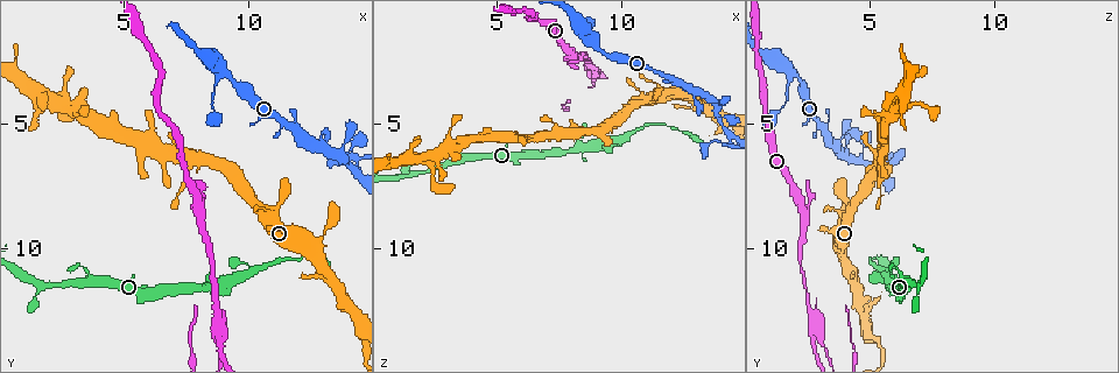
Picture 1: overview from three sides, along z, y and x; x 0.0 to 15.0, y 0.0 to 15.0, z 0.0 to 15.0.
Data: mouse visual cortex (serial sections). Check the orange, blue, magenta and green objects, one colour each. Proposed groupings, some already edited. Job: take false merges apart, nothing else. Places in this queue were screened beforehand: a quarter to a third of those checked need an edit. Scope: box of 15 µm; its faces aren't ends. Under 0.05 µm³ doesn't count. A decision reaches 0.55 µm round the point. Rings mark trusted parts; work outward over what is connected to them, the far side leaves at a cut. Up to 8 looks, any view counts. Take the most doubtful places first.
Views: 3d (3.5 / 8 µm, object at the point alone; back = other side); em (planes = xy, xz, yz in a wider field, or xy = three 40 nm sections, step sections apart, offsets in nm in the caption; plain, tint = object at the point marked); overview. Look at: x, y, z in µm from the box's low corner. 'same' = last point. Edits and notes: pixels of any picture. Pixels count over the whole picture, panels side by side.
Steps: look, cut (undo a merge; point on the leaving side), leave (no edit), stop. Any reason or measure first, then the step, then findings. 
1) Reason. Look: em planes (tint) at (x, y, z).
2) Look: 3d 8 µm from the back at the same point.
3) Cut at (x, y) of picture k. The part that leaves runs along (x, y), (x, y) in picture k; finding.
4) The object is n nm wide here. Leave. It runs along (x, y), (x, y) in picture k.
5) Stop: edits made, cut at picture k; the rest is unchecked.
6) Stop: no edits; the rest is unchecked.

Three arms meet. Look: 3d 3.5 µm at (14.3, 6.8, 5.3).

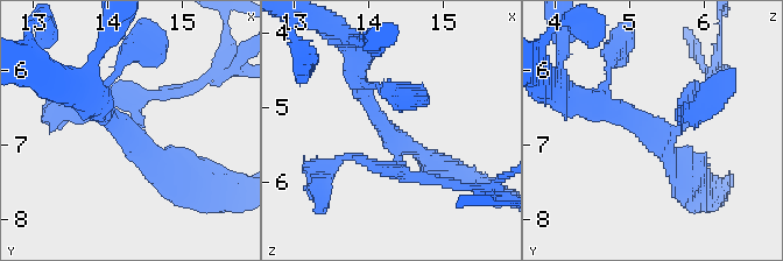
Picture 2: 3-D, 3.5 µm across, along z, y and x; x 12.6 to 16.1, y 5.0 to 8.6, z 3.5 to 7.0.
3 arms meet here; the arms are 150, 250, 250 nm wide. Look: em xy step 5 (tint) at (14.25, 6.85, 5.35).

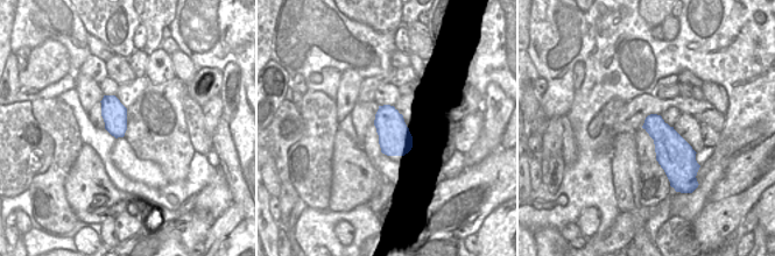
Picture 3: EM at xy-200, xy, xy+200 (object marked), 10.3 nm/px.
Cut at (693, 93) of picture 2. The part that leaves runs along (396, 160), (389, 169), (343, 157), (318, 177) in picture 2; a second cell is stuck on.

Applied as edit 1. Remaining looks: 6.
See it whole again. Look: overview.

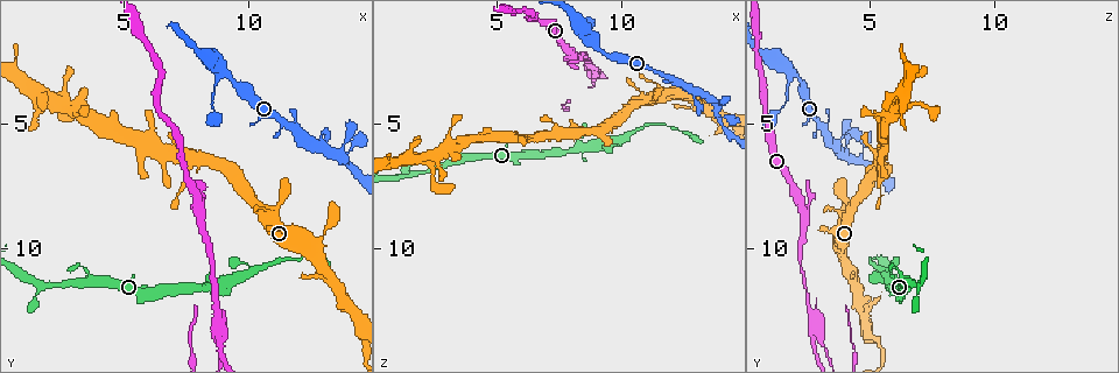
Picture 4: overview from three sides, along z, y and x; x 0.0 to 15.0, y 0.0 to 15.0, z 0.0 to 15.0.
Three arms meet. Look: 3d 3.5 µm at (1.6, 11.5, 7.0).

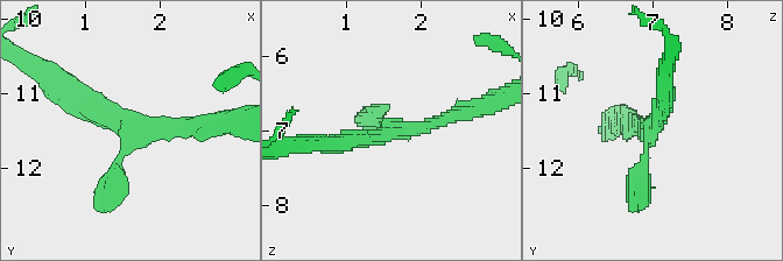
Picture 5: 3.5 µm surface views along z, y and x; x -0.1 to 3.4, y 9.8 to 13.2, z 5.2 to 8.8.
The arms are 200, 200, 250 nm wide. Leave. It runs along (474, 107), (431, 126), (331, 143) in picture 5; one cell here.

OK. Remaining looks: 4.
Branch point. Look: 3d 3.5 µm at (8.0, 8.4, 2.3).

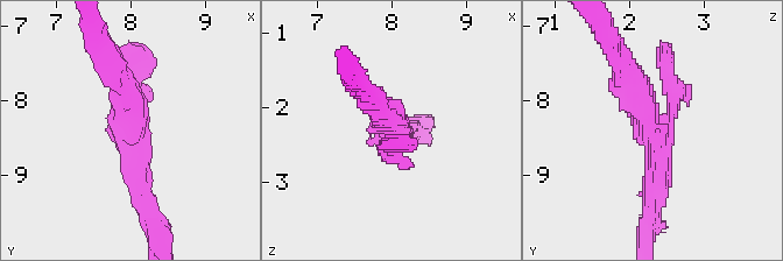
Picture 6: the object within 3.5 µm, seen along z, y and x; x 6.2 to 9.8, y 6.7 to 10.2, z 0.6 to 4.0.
3 arms meet here; the arms are 200, 300, 350 nm wide; now the EM. Look: em xy step 2 (tint) at (8.05, 8.45, 2.30).

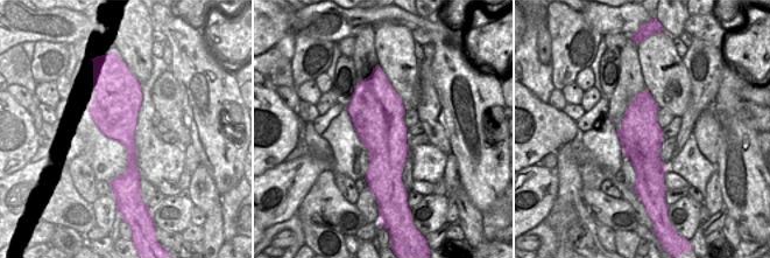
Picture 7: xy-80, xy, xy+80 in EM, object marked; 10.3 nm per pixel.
Another direction. Look: em planes (tint) at the same point.

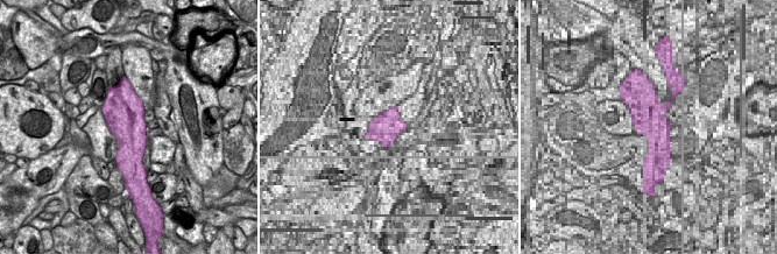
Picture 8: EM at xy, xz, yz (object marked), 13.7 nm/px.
Leave. One cell here.

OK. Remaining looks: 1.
Stop: edits made, cut at picture 2; the rest is unchecked.

